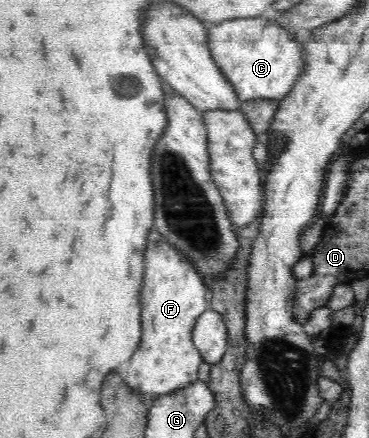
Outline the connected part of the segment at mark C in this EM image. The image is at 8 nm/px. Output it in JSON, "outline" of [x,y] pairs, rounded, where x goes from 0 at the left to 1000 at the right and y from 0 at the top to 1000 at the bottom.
{"outline":[[[710,37],[637,41],[561,68],[564,110],[602,171],[634,194],[656,233],[683,226],[762,231],[824,167],[824,112],[805,87],[743,46]]]}

